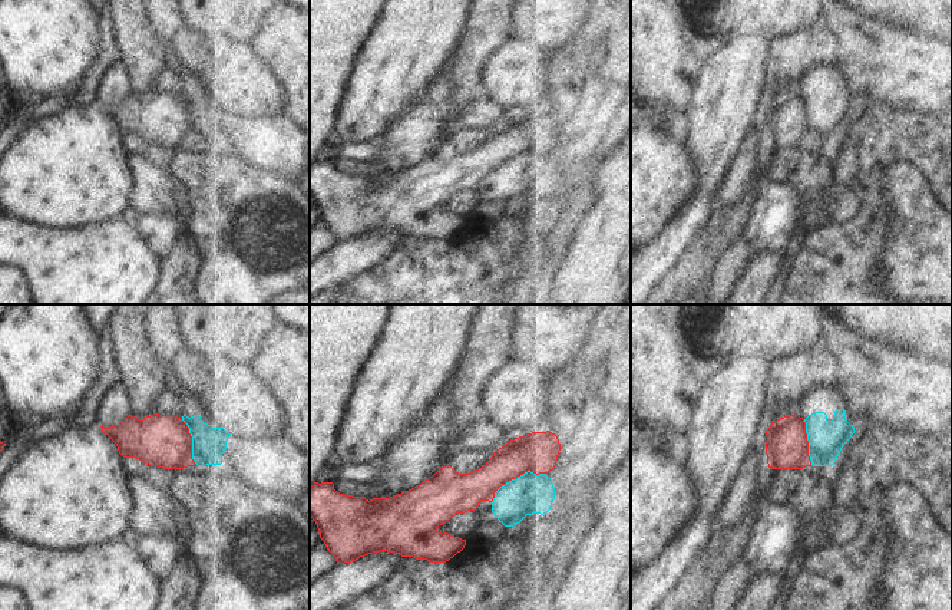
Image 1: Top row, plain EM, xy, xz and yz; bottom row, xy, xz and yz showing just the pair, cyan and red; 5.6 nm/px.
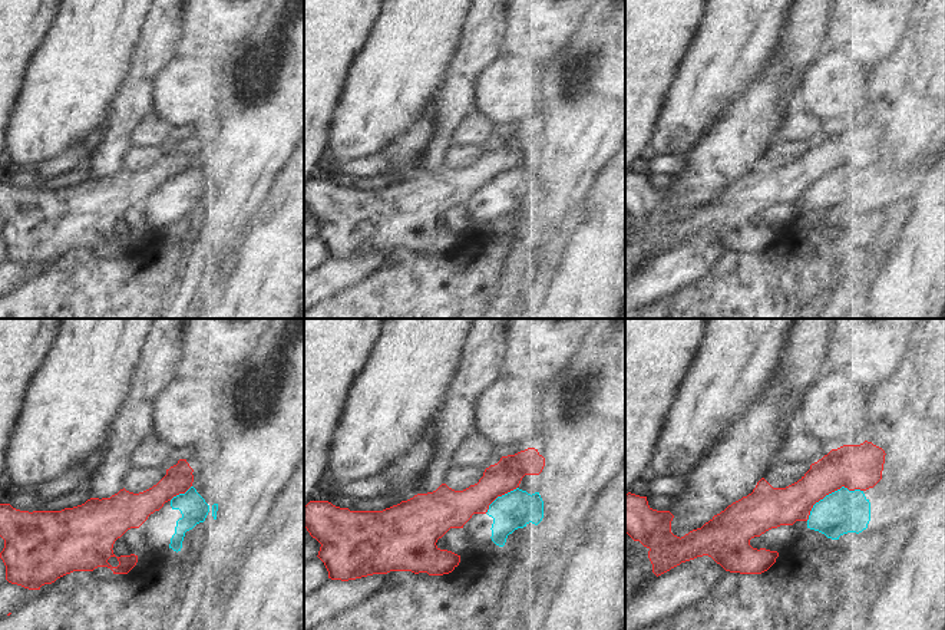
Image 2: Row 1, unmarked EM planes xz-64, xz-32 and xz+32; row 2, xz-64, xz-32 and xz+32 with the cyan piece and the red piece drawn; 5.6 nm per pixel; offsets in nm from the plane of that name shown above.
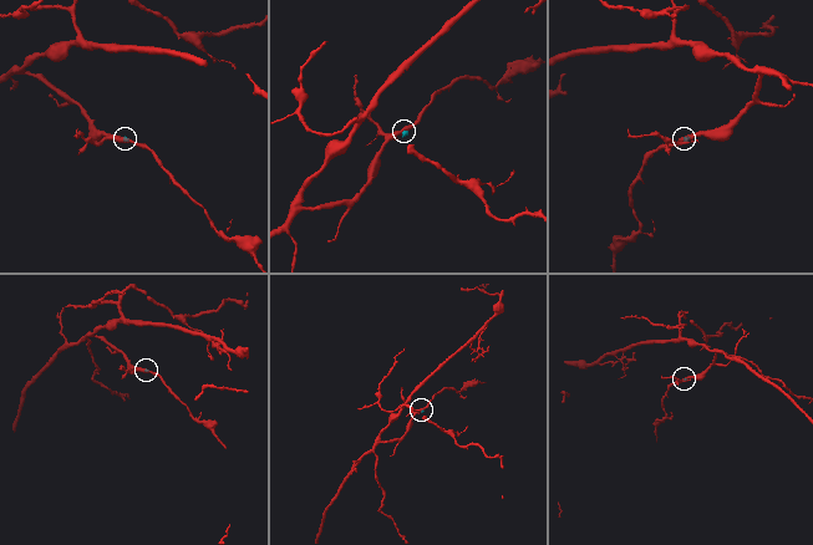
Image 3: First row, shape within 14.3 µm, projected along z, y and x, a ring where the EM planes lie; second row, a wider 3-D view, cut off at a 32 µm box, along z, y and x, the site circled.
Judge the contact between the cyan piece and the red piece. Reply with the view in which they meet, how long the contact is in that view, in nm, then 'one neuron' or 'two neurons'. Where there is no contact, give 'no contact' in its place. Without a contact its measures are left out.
meets cyan in xz; contact 360 nm long; two neurons

